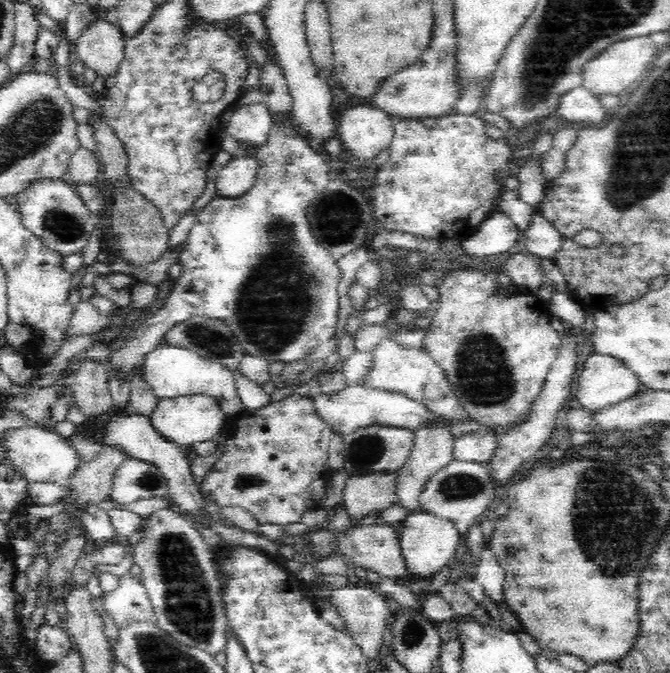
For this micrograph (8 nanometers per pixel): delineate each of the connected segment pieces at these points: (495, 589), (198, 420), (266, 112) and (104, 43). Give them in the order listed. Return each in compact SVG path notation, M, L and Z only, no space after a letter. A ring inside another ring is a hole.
M484 542L482 545L481 556L479 563L476 567L474 580L482 588L484 588L485 594L492 602L502 604L505 601L504 596L504 569L498 564L492 549L488 545L490 542Z
M199 393L159 399L158 406L150 419L154 429L166 441L176 445L191 446L201 441L216 439L230 418L221 410L218 400Z
M252 103L238 107L232 114L228 126L223 129L230 136L260 147L268 140L272 115L266 103Z
M101 18L71 44L72 60L82 60L103 78L112 76L122 62L125 40L119 24L110 24Z

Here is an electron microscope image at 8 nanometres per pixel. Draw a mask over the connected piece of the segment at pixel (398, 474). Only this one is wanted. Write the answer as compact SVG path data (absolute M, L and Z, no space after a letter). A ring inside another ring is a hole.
M430 426L430 428L422 428L415 433L415 446L408 456L408 462L402 464L394 474L394 483L396 483L397 504L408 509L416 509L419 502L419 494L426 484L426 480L438 470L442 470L444 466L452 461L452 446L455 438L444 428L439 426Z

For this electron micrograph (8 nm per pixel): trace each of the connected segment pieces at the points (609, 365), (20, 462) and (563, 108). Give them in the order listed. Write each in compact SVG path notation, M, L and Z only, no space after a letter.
M592 354L584 364L584 370L580 374L576 396L580 404L590 412L603 410L604 408L619 404L628 398L634 397L641 387L640 379L624 362L615 356L608 354Z
M37 424L5 431L3 446L5 450L2 461L10 463L10 467L18 471L18 475L22 475L28 482L63 482L73 476L79 462L82 461L69 444L69 440Z
M584 86L565 92L561 96L557 112L570 124L582 122L584 126L602 126L606 120L606 108Z

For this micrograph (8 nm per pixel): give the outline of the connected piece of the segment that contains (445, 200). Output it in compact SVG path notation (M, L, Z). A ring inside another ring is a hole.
M453 113L451 115L443 115L438 124L428 124L424 126L422 122L418 122L419 119L394 119L394 134L391 144L389 146L390 156L386 163L379 167L378 173L375 176L375 182L372 188L372 194L370 196L370 203L372 204L373 209L373 218L375 224L381 225L388 230L400 230L403 233L409 233L415 235L416 237L423 237L432 240L441 241L442 239L460 239L464 236L468 236L470 232L474 232L484 216L494 209L494 202L496 202L496 196L500 192L500 188L504 186L504 183L501 183L497 180L496 173L500 171L505 175L504 180L510 176L509 169L511 162L511 151L508 143L504 138L493 139L486 135L485 121L476 115L459 115Z

